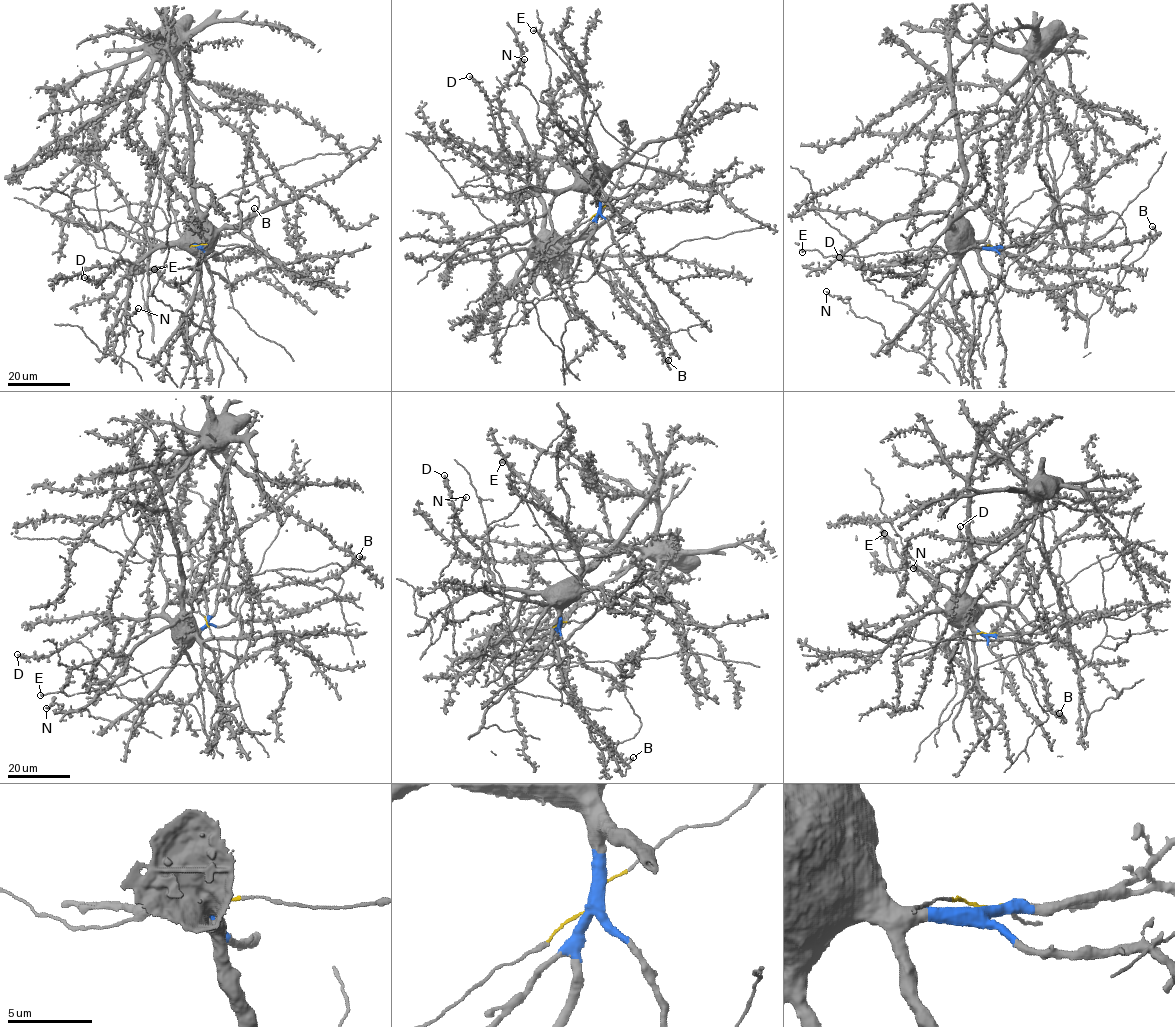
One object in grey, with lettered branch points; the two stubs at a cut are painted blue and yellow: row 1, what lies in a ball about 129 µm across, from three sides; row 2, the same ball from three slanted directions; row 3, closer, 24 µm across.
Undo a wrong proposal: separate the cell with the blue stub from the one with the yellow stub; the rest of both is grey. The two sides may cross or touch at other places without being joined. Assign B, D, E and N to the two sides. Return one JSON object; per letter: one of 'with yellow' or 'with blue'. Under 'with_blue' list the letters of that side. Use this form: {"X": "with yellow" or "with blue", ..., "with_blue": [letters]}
{"B": "with blue", "D": "with blue", "E": "with yellow", "N": "with blue", "with_blue": ["B", "D", "N"]}

